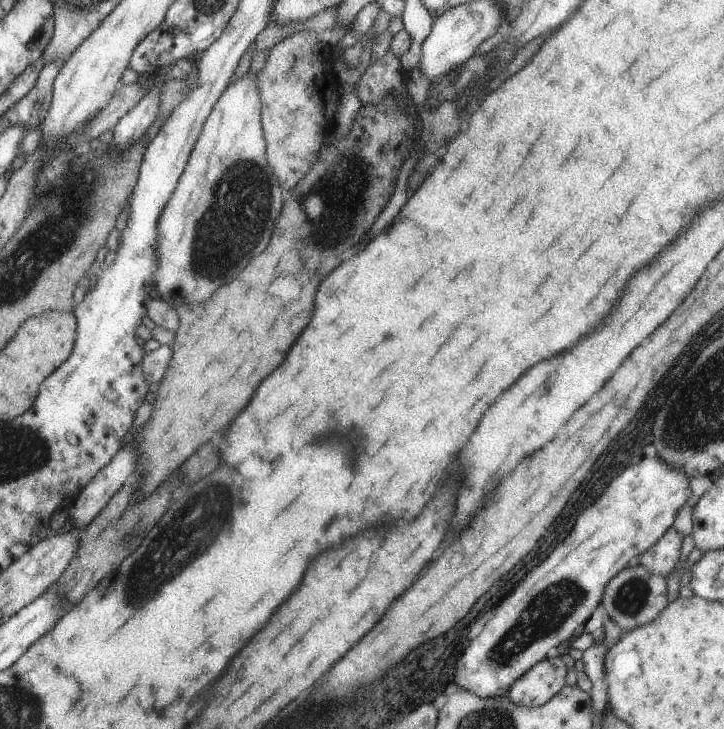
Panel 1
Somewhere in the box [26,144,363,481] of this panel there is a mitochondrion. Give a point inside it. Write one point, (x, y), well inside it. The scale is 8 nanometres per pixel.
(241, 201)

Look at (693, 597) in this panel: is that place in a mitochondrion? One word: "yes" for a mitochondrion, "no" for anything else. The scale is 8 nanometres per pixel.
no

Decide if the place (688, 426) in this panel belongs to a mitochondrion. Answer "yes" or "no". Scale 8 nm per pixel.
yes

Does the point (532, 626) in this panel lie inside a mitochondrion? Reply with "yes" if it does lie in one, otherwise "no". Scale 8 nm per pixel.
yes

